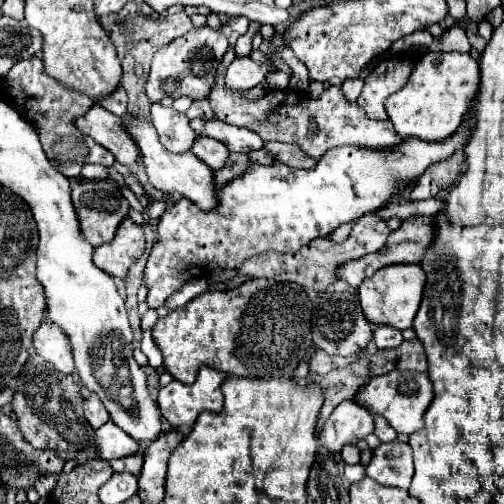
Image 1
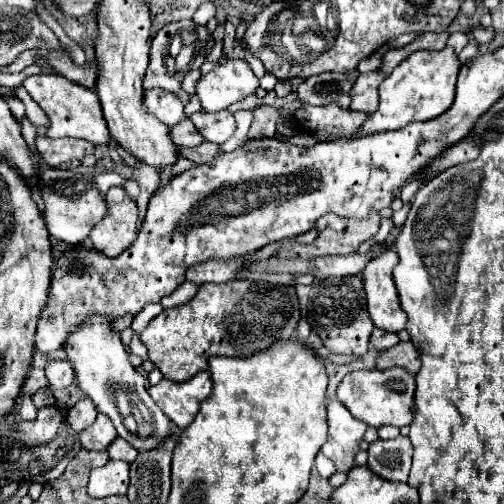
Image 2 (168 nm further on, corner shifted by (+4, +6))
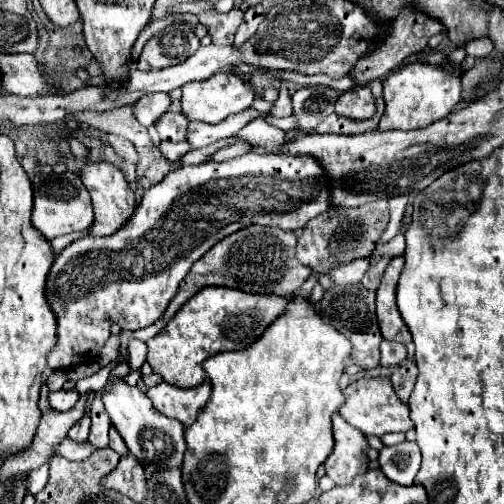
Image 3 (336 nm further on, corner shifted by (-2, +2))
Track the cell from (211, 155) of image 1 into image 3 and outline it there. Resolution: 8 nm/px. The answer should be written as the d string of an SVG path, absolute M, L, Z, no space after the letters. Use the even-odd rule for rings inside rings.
M168 108L160 120L156 120L154 128L158 130L160 140L168 142L182 142L186 140L186 130L188 130L188 120L180 114L178 108Z

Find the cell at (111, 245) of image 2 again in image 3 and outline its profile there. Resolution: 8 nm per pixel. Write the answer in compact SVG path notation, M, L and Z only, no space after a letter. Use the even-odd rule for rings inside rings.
M84 162L80 166L80 178L90 192L92 198L92 210L94 210L94 224L90 234L92 236L110 236L114 234L134 212L136 208L136 194L130 190L124 174L120 168L116 168L110 162Z

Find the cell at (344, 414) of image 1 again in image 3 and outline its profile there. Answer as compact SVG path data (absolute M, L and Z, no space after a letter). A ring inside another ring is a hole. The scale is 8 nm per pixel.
M340 414L332 416L334 422L334 450L326 458L326 474L336 486L346 486L354 476L368 470L368 440L366 436L352 428Z

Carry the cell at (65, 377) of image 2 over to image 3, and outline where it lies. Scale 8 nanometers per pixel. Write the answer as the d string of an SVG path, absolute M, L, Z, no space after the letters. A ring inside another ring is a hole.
M58 390L58 392L50 392L48 394L48 402L52 410L58 412L66 412L70 410L78 400L78 392L76 390Z

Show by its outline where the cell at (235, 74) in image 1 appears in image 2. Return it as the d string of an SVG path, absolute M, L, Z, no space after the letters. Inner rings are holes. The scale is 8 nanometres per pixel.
M228 58L226 64L214 68L212 72L208 72L206 76L202 76L196 82L196 94L198 94L198 98L202 102L202 108L206 112L220 112L220 110L228 108L230 104L254 94L256 88L258 88L258 78L252 72L252 68L248 66L248 62L242 60L242 58Z

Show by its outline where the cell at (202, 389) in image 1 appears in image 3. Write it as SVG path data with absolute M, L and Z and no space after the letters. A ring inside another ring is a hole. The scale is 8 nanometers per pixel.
M160 382L148 388L146 396L152 400L158 412L162 412L168 418L180 420L184 426L190 426L196 420L198 412L204 408L206 400L210 398L210 390L212 388L208 382L188 390Z

